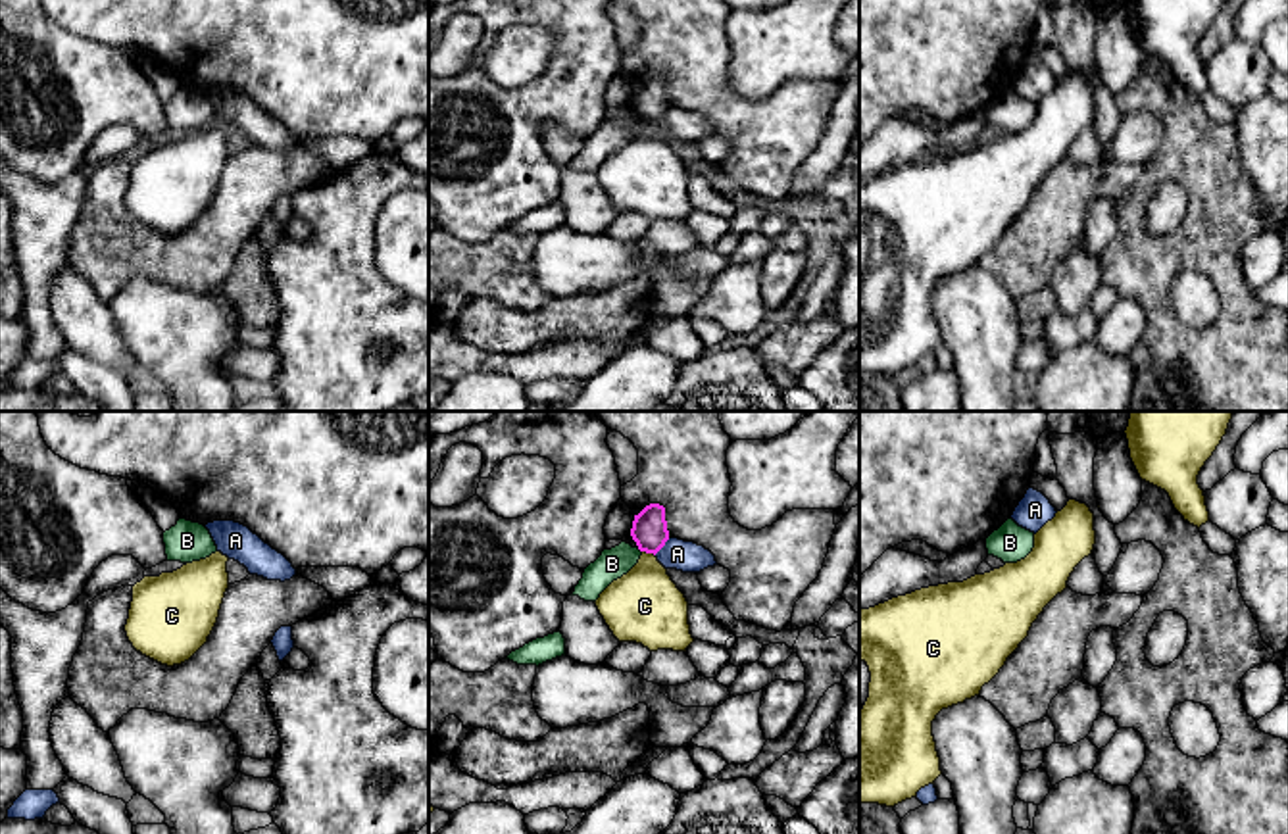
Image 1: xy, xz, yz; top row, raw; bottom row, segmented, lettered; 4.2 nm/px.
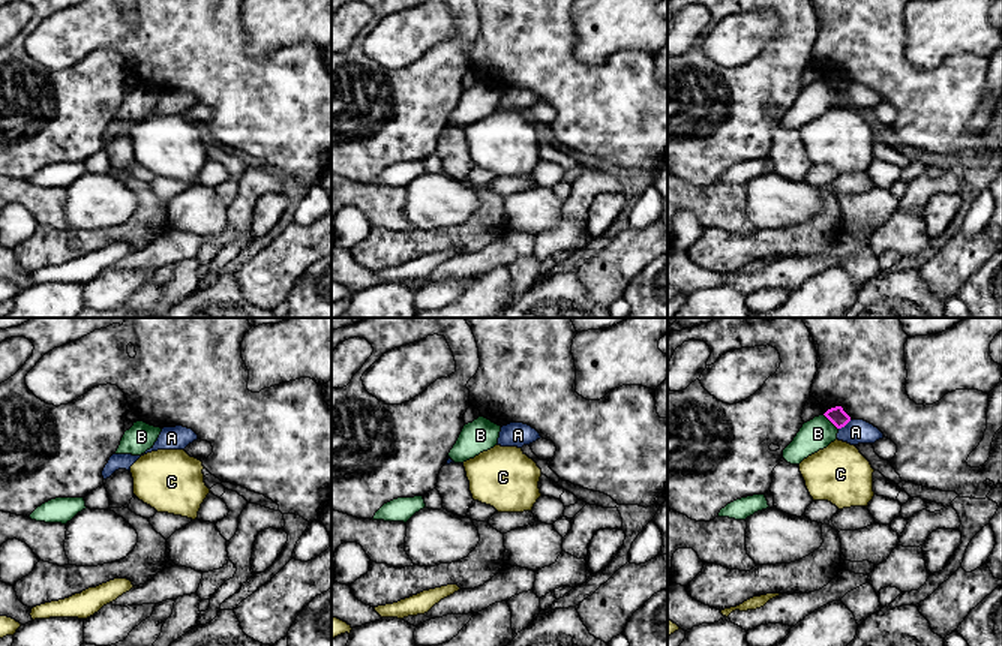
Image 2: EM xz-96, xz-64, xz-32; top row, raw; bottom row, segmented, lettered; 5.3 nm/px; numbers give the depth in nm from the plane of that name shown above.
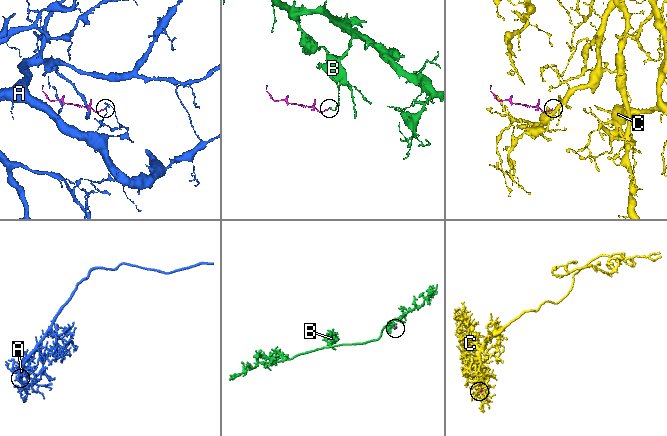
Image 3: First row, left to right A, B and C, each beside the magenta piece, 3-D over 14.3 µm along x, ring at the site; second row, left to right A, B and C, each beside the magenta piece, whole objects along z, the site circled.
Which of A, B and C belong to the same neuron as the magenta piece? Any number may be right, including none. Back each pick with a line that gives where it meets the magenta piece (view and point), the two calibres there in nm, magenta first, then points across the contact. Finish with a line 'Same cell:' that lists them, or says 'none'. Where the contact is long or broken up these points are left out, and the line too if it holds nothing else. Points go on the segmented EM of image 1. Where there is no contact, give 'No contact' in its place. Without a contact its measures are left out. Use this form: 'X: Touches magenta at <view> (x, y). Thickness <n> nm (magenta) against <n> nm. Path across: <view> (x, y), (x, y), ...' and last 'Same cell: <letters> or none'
Same cell: none

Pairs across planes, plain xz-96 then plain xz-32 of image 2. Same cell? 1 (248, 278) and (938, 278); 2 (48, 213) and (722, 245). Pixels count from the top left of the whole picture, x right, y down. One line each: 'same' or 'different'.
1: same
2: different

